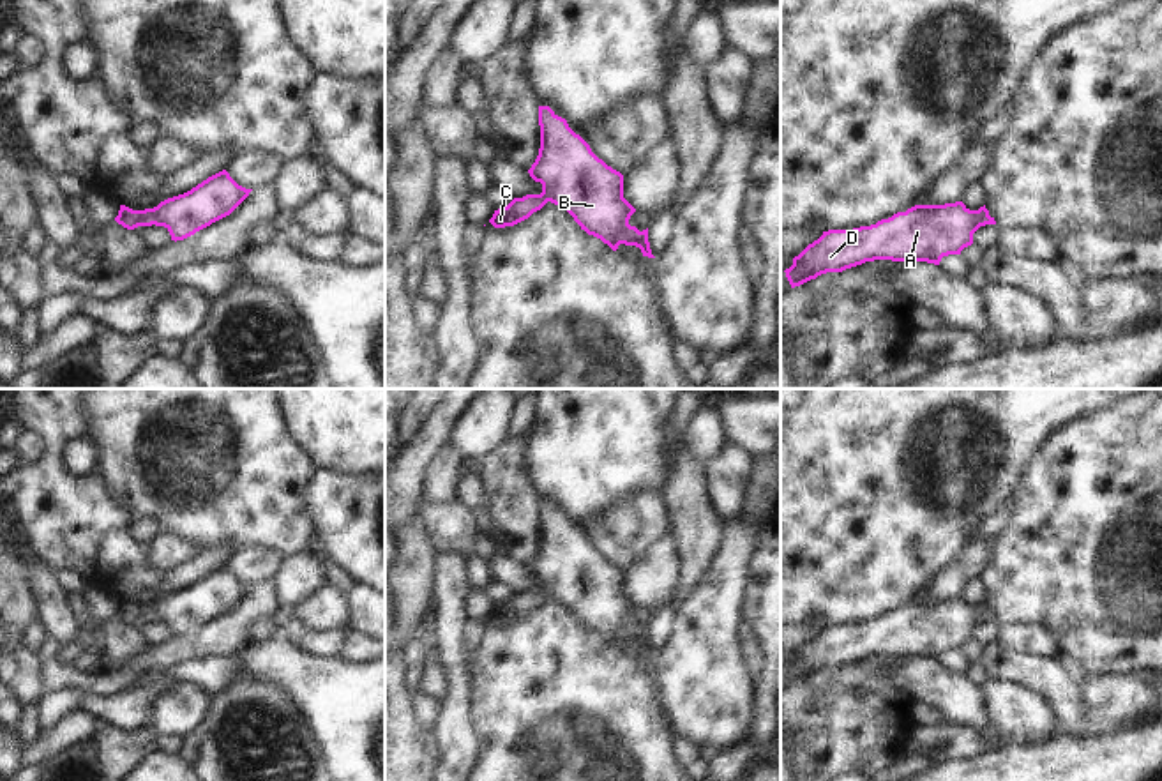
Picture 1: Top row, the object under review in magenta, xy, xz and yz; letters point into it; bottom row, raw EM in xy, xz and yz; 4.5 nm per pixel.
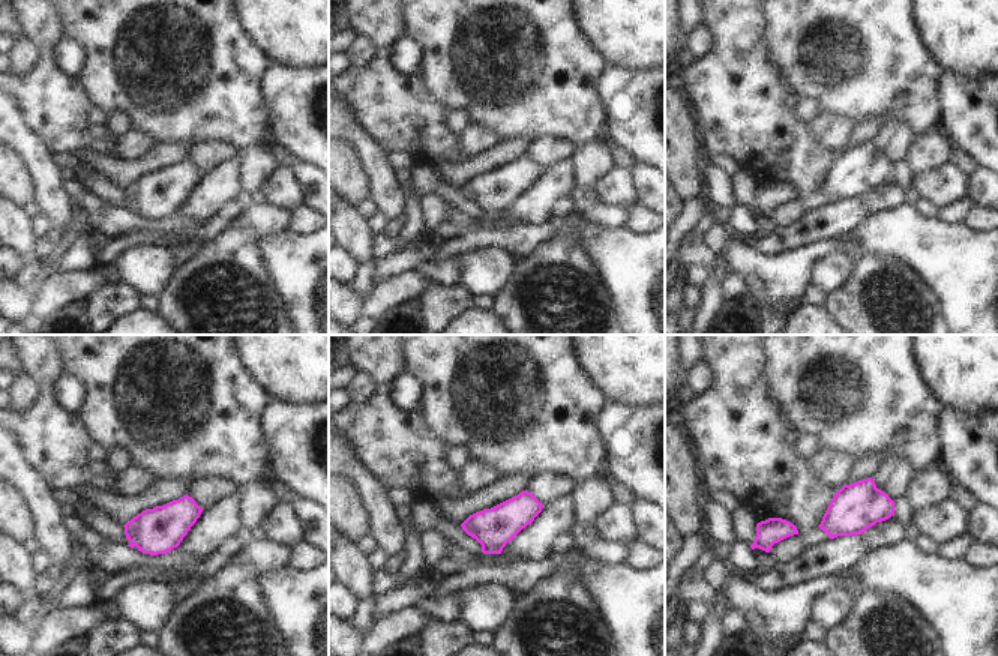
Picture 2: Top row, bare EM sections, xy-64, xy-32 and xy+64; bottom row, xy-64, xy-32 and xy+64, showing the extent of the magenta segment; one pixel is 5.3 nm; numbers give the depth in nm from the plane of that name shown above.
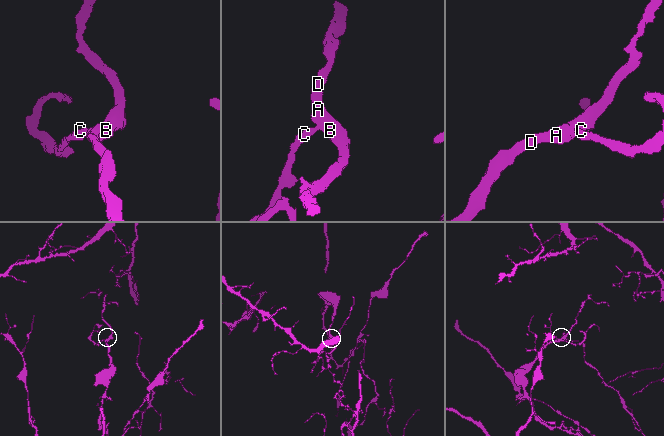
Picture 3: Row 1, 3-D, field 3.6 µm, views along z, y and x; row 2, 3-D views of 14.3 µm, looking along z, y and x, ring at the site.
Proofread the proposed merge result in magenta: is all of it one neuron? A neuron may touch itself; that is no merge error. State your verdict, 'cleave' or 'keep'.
keep

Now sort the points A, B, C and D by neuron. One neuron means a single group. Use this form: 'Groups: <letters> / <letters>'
Groups: A B C D.

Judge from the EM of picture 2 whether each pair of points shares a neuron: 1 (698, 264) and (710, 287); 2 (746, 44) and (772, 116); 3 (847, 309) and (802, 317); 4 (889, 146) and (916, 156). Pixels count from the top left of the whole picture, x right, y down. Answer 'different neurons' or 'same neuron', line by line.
1: different neurons
2: same neuron
3: different neurons
4: different neurons

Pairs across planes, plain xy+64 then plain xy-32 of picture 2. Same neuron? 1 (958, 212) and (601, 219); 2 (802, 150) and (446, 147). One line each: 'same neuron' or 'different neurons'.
1: same neuron
2: same neuron

